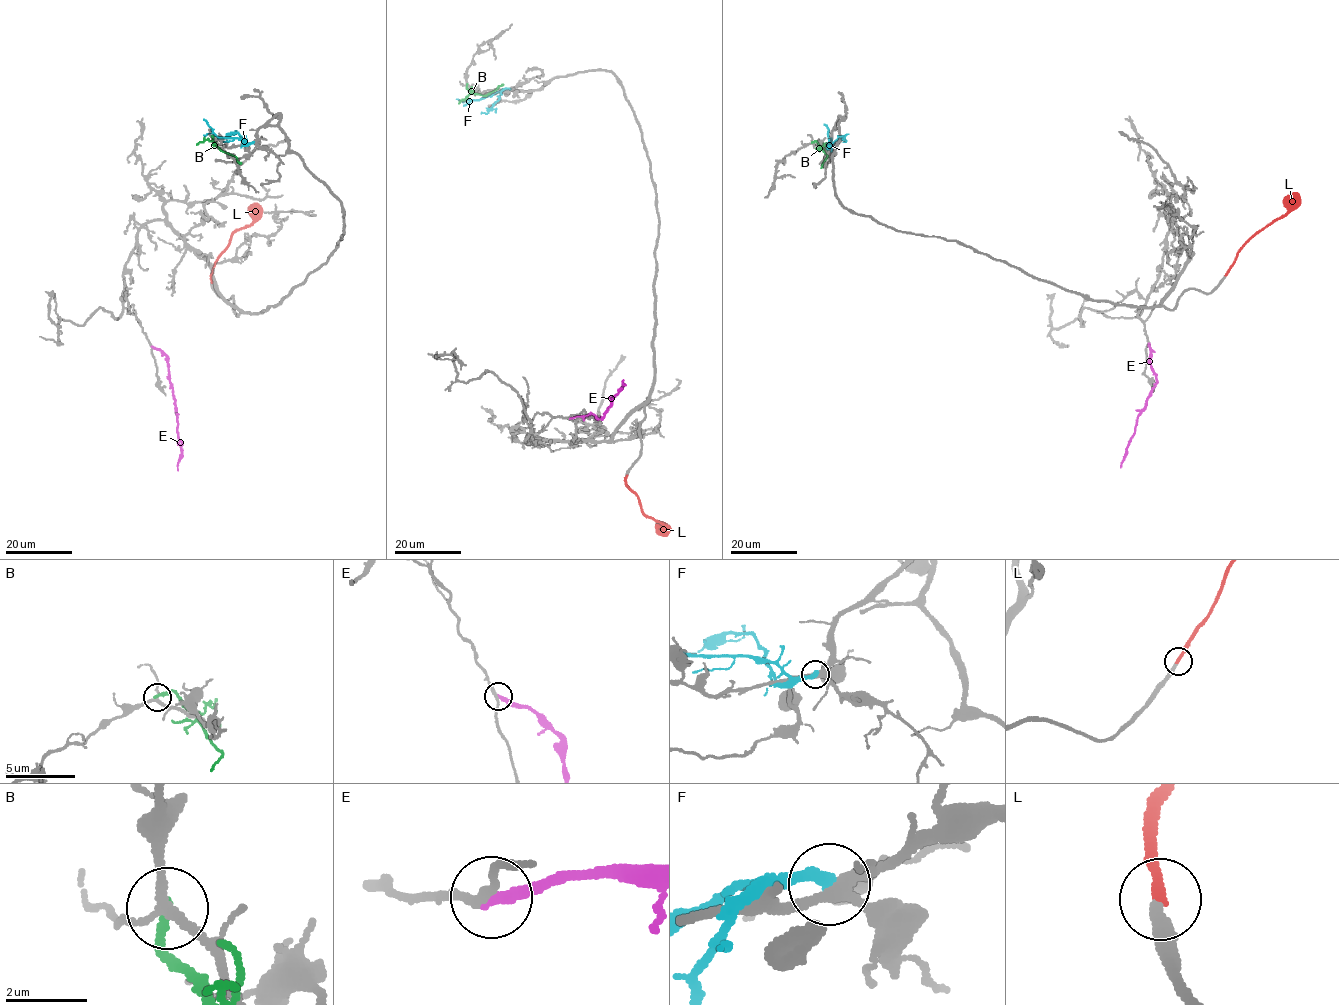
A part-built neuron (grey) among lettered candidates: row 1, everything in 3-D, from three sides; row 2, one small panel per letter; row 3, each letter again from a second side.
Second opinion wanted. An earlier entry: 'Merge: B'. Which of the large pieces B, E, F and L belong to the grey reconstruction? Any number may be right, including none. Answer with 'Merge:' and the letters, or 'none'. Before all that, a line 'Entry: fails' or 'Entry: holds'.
Entry: fails
Merge: L

